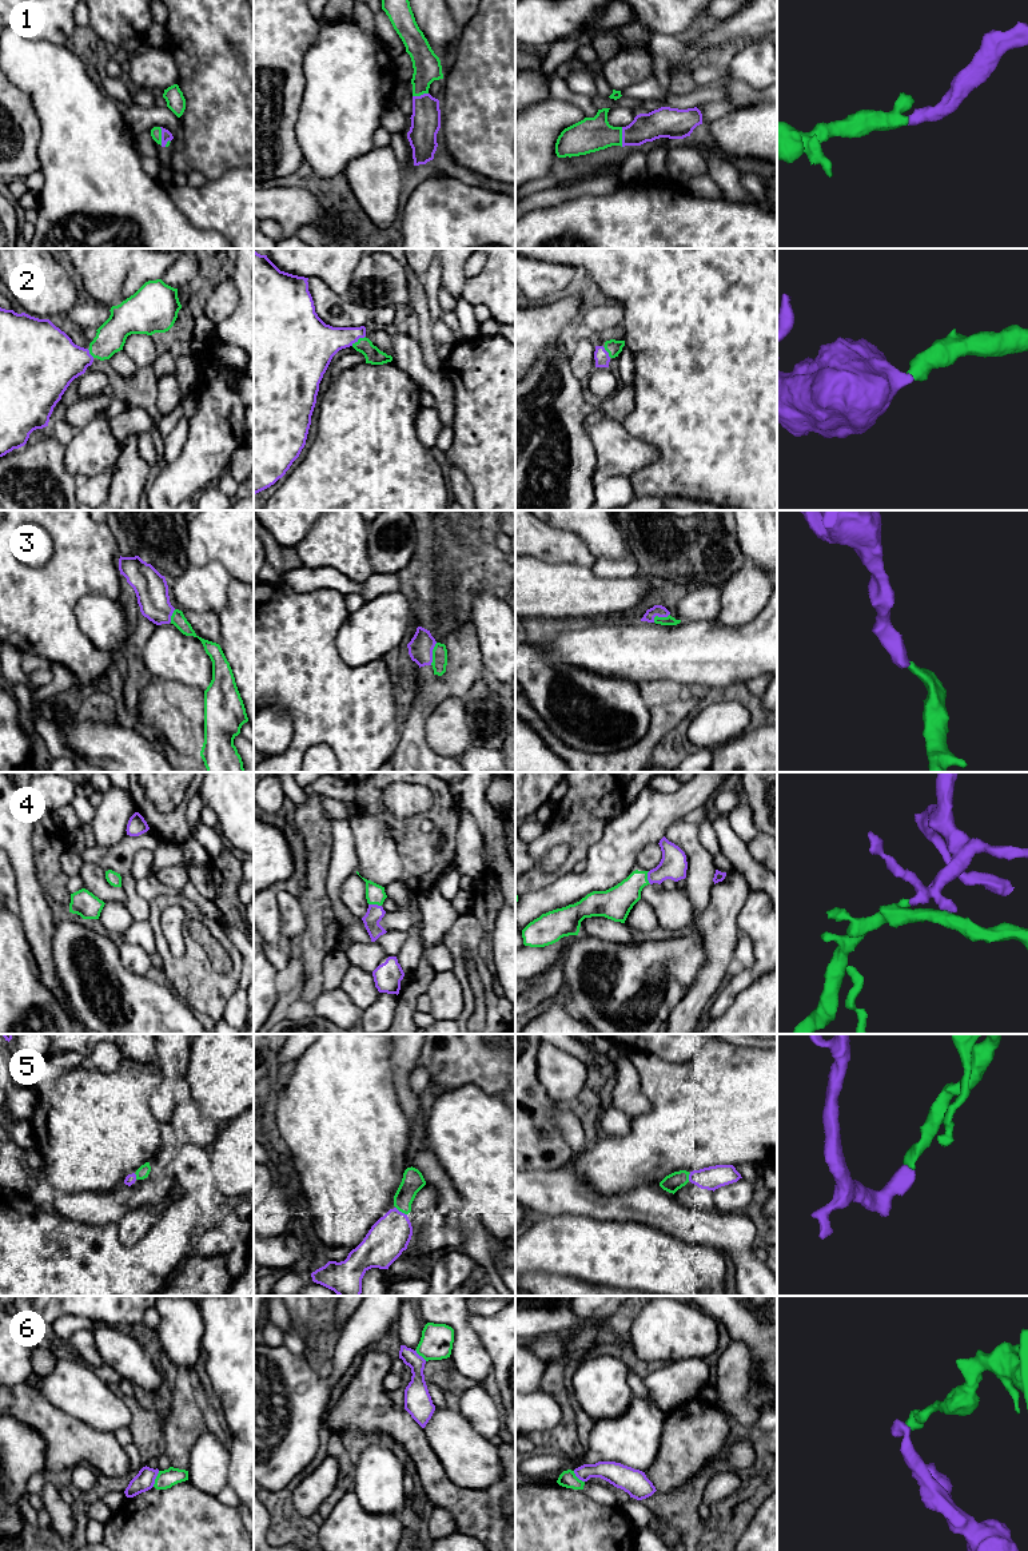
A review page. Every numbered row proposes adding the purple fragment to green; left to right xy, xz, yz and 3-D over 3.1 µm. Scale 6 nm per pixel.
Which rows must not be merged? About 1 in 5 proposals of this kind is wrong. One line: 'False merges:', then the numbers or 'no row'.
False merges: 6

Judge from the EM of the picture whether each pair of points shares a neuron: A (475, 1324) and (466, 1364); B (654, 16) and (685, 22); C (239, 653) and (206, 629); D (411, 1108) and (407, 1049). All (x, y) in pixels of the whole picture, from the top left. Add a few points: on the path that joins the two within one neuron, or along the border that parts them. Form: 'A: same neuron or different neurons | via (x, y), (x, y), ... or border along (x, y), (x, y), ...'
A: different neurons | border along (469, 1313), (467, 1323), (478, 1336), (489, 1357)
B: same neuron | via (662, 16), (677, 16)
C: different neurons | border along (216, 613), (219, 620), (219, 643)
D: same neuron | via (405, 1093), (403, 1064)

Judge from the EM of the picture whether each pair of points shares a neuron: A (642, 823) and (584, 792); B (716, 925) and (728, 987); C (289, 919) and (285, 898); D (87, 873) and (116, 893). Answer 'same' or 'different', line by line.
A: different
B: different
C: same
D: same

